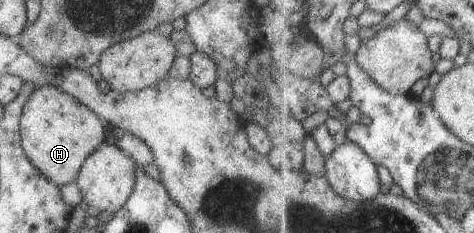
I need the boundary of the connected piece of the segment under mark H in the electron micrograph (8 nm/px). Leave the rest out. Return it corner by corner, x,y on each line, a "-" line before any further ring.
55,86
35,88
20,114
19,140
31,165
57,187
76,180
83,160
105,139
105,123
77,98

